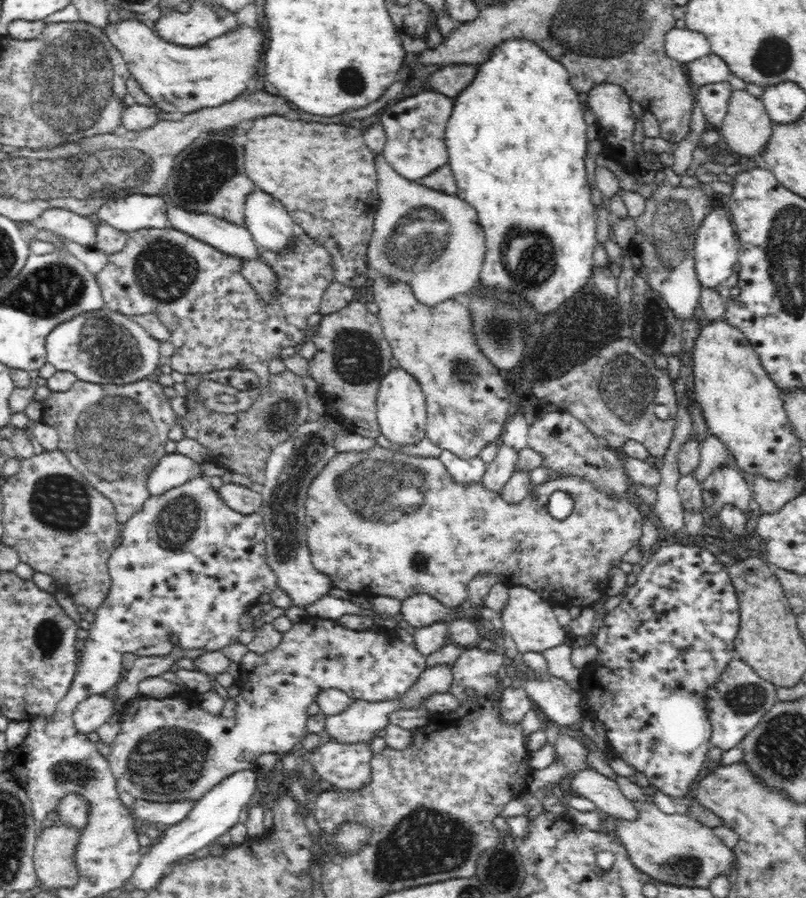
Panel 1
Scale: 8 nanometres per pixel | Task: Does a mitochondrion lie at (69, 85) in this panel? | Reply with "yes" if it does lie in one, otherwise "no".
yes

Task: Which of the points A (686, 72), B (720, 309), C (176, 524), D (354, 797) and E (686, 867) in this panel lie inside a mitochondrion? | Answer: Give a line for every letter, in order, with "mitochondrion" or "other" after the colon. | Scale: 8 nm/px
A: other
B: other
C: mitochondrion
D: other
E: mitochondrion

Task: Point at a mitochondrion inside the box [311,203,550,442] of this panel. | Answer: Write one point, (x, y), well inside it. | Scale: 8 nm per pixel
(357, 358)

